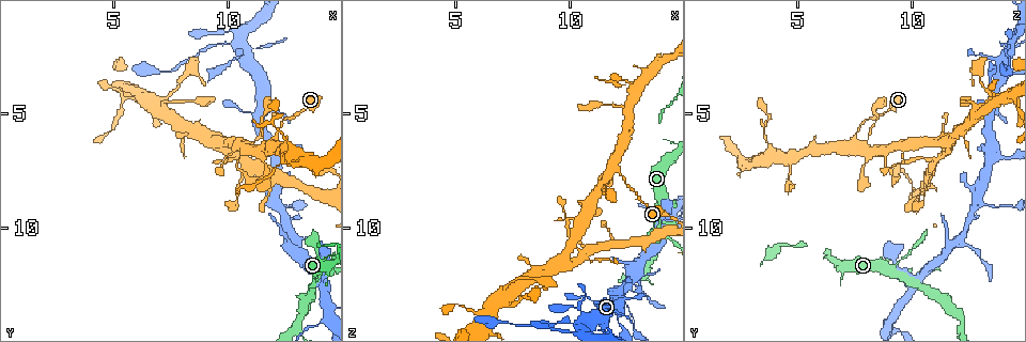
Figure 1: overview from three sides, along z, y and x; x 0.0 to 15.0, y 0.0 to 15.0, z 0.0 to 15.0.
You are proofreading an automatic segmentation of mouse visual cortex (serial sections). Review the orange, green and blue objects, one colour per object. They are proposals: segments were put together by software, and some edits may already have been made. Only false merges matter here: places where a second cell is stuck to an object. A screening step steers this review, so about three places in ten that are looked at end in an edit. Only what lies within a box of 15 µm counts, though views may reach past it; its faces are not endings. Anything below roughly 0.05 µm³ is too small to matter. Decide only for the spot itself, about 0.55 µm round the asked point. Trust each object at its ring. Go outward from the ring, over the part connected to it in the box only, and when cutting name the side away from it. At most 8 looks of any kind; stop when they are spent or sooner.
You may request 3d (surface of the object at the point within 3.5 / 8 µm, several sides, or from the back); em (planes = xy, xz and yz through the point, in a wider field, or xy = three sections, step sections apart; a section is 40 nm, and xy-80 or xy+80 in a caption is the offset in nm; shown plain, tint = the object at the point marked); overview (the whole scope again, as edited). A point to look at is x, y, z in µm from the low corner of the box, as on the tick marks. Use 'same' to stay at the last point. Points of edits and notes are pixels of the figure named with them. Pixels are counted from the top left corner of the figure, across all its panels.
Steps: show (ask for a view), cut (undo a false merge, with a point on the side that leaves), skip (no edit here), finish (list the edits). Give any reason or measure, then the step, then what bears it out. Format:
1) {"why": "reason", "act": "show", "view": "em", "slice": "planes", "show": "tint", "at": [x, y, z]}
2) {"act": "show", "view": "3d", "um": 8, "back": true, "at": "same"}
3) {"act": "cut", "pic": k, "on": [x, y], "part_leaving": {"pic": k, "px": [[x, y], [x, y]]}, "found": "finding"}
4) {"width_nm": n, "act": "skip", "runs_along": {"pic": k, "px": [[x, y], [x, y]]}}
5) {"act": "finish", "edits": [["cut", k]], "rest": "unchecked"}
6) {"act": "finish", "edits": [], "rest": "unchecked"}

{"why": "sharp bend", "act": "show", "view": "3d", "um": 8, "at": [9.8, 7.1, 9.7]}

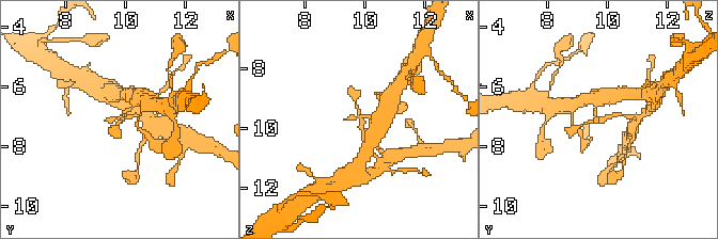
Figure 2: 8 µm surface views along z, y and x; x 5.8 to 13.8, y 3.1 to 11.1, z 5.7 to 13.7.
{"why": "zoom in", "act": "show", "view": "3d", "um": 3.5, "at": [9.8, 7.1, 9.7]}

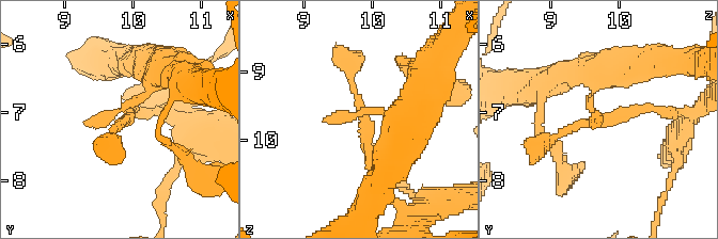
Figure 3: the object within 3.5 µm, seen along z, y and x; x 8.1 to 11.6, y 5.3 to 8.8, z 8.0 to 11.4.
{"act": "skip", "runs_along": {"pic": 3, "px": [[173, 68], [116, 111], [107, 147]]}, "found": "one cell here"}

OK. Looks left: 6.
{"why": "a fork", "act": "show", "view": "3d", "um": 8, "at": [13.9, 12.3, 10.0]}

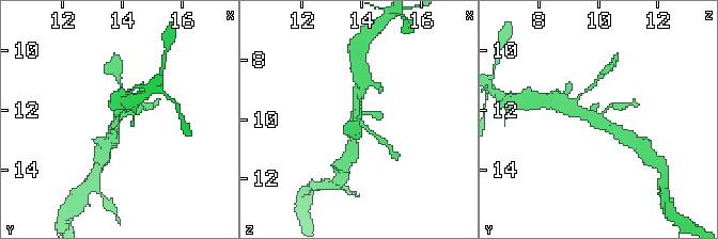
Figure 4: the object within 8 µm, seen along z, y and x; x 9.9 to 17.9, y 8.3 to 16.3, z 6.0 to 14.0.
{"why": "shape alone is not enough", "act": "show", "view": "em", "slice": "planes", "show": "tint", "at": [13.8, 12.3, 10.0]}

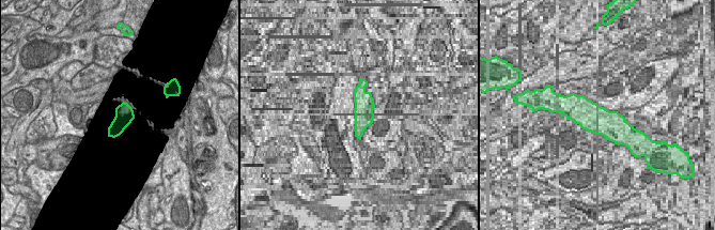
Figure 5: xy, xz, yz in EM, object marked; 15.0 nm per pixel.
{"act": "skip", "runs_along": {"pic": 4, "px": [[568, 108], [621, 133]]}, "found": "all the same cell"}

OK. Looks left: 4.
{"why": "sudden change in width", "act": "show", "view": "3d", "um": 3.5, "at": [12.1, 5.0, 3.8]}

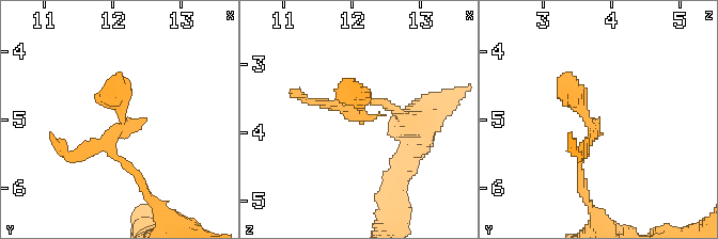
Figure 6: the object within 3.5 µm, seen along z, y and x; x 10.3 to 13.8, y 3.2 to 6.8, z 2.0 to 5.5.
{"why": "shape alone is not enough", "act": "show", "view": "em", "slice": "xy", "step": 2, "show": "tint", "at": [12.15, 5.10, 3.75]}

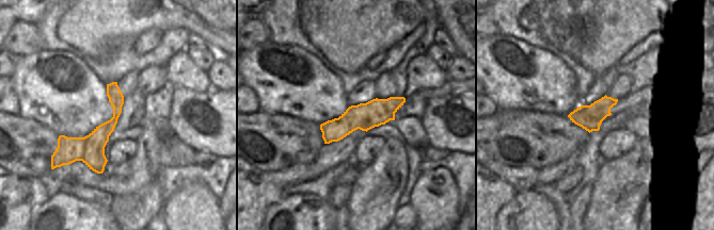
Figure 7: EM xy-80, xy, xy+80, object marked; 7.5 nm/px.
{"why": "cut it another way", "act": "show", "view": "em", "slice": "xy", "step": 5, "show": "tint", "at": "same"}

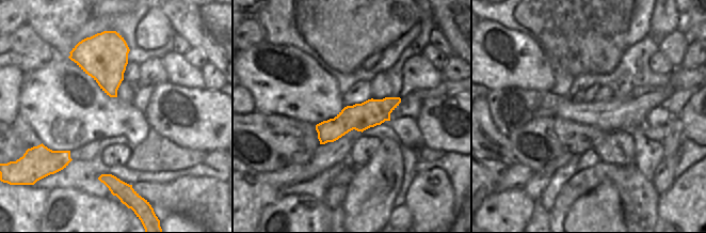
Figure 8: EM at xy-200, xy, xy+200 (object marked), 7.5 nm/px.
{"act": "skip", "runs_along": {"pic": 8, "px": [[397, 99], [348, 119], [322, 141]]}, "found": "one cell here"}

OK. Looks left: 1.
{"act": "finish", "edits": [], "rest": "unchecked"}

